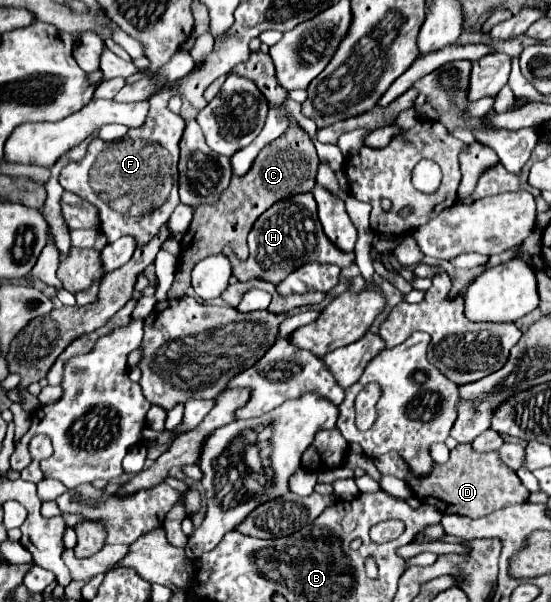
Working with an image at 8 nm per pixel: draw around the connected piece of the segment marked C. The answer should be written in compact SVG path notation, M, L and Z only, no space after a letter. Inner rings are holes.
M290 126L284 136L274 140L270 146L266 146L258 154L258 158L252 164L252 168L248 170L248 174L244 174L240 178L236 176L230 180L230 188L226 188L222 192L222 196L216 204L198 206L194 212L194 220L192 220L184 240L180 242L180 248L182 248L180 262L178 262L176 278L168 292L168 298L184 296L186 290L190 288L190 272L196 266L196 262L206 256L218 254L224 246L230 246L240 260L246 260L248 258L246 236L248 236L254 220L266 208L270 208L274 202L284 200L286 196L310 192L316 184L318 164L320 164L320 160L318 160L318 154L316 154L316 148L314 148L314 142L310 140L310 136L306 136L306 132L302 132L300 128Z

